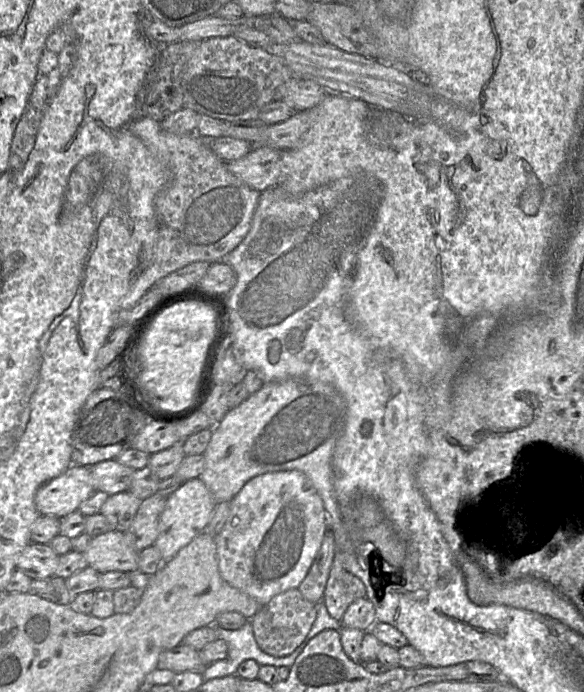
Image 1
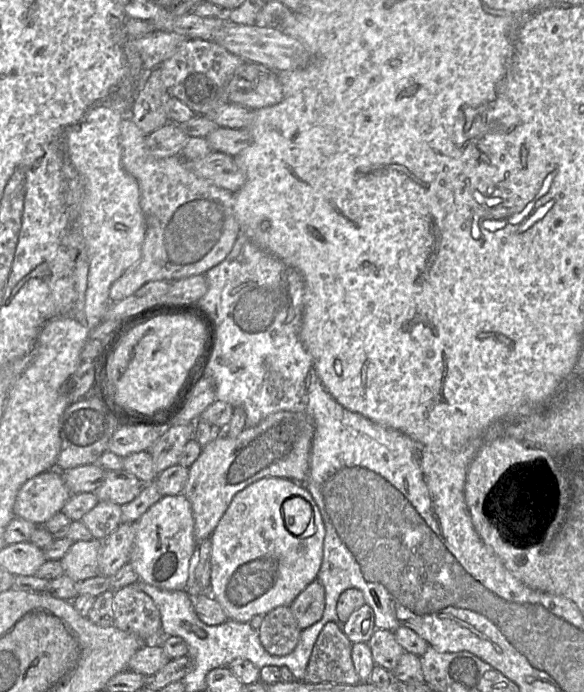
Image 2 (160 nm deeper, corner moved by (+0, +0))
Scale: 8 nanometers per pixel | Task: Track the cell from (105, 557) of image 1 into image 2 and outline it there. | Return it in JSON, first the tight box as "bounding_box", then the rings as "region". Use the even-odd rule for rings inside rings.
{"bounding_box":[60,538,101,582],"region":[[[93,538],[74,542],[60,559],[64,574],[75,582],[99,575],[98,553],[101,541]]]}

